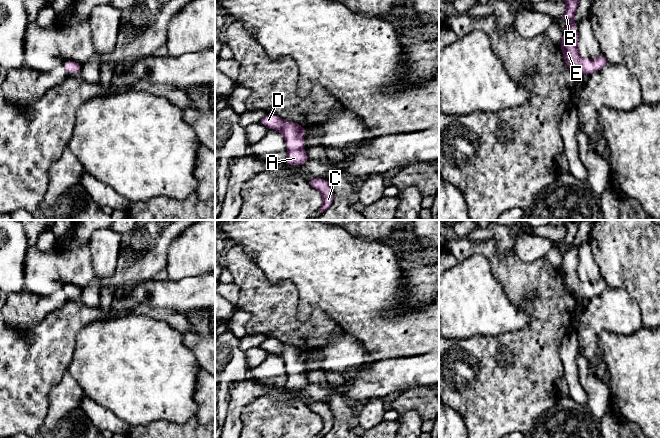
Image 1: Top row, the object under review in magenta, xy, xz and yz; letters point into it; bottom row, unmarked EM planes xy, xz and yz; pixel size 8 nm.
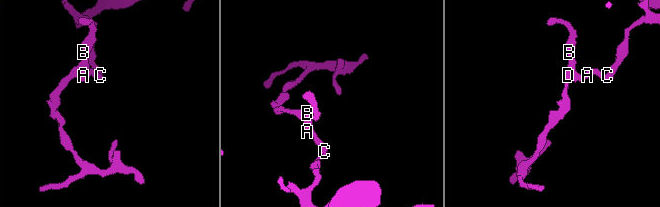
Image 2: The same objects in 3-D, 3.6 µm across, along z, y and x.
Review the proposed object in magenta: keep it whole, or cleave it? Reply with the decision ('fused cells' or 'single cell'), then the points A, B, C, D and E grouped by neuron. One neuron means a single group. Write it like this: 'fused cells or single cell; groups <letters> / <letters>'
single cell; groups A B C D E

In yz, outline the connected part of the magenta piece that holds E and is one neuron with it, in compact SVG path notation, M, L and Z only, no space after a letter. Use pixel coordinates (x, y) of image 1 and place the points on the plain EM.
M564 220L563 225L566 227L566 235L561 240L567 246L567 251L563 255L560 272L565 287L576 300L581 298L591 299L594 295L600 295L608 288L606 281L602 277L592 285L579 280L577 271L578 255L577 249L574 247L579 223L580 220Z

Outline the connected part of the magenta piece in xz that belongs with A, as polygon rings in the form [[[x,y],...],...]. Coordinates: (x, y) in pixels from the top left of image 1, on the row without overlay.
[[[265,338],[258,347],[279,355],[283,359],[288,374],[285,388],[304,389],[307,387],[308,378],[303,373],[303,363],[306,359],[305,351],[283,344],[274,338]]]

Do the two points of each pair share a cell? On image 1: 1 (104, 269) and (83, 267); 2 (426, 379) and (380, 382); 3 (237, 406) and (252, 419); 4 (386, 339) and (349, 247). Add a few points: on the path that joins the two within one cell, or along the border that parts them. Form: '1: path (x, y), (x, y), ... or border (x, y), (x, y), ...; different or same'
1: border (89, 245), (95, 277), (87, 285); different
2: path (415, 379), (391, 379); same
3: border (260, 395), (243, 408), (240, 415), (241, 427); different
4: path (377, 316), (362, 288), (349, 275), (349, 270); same

